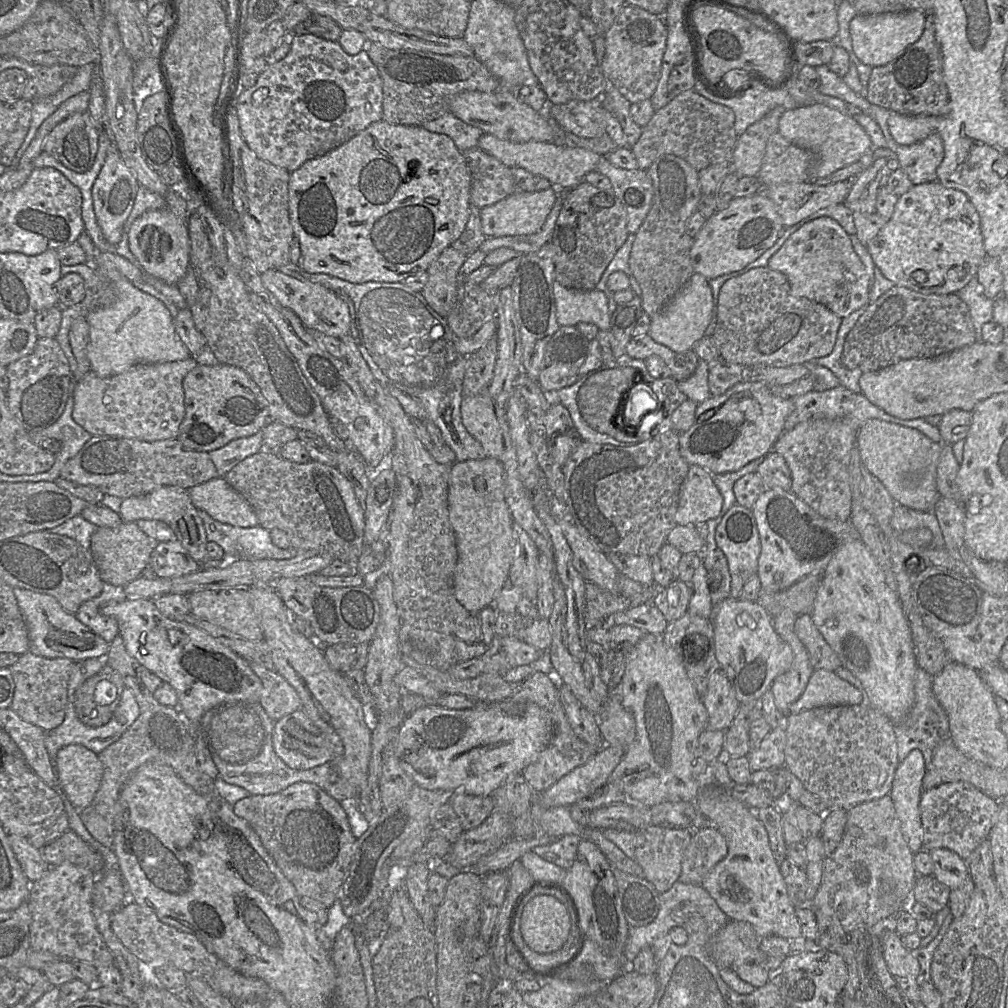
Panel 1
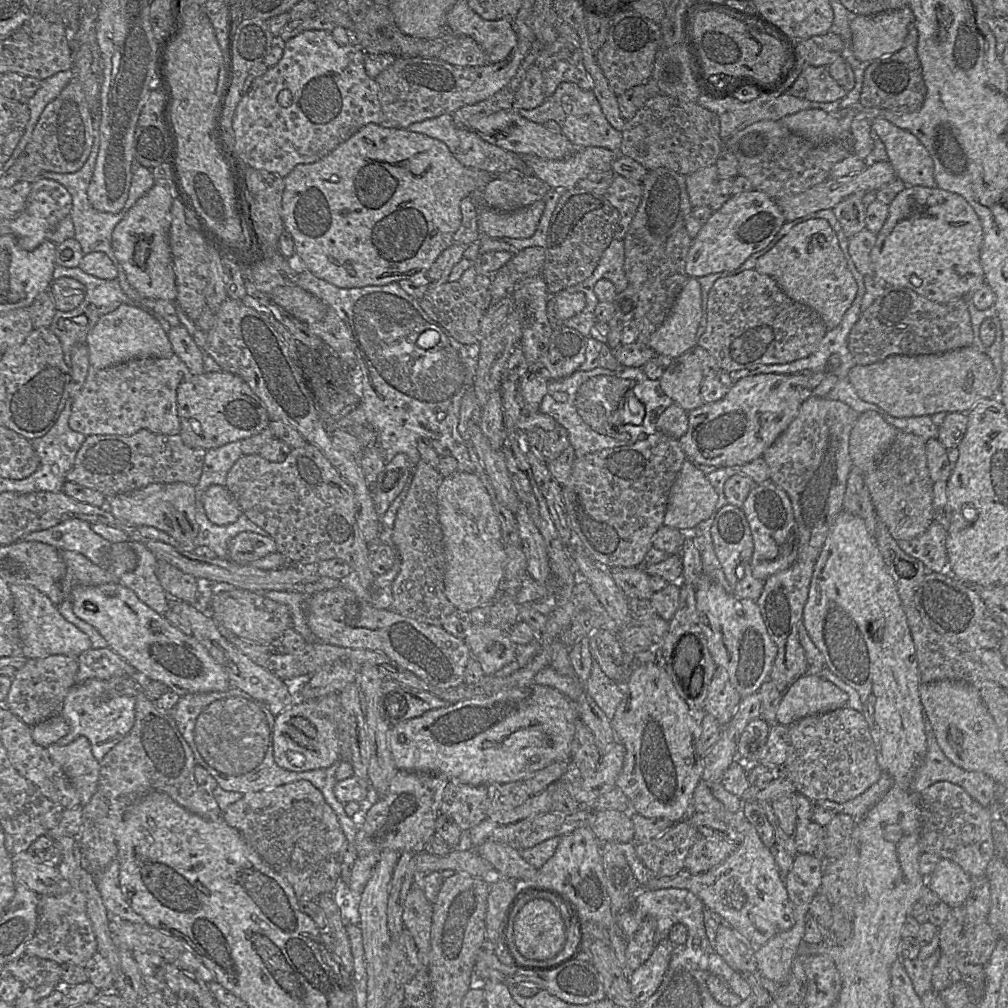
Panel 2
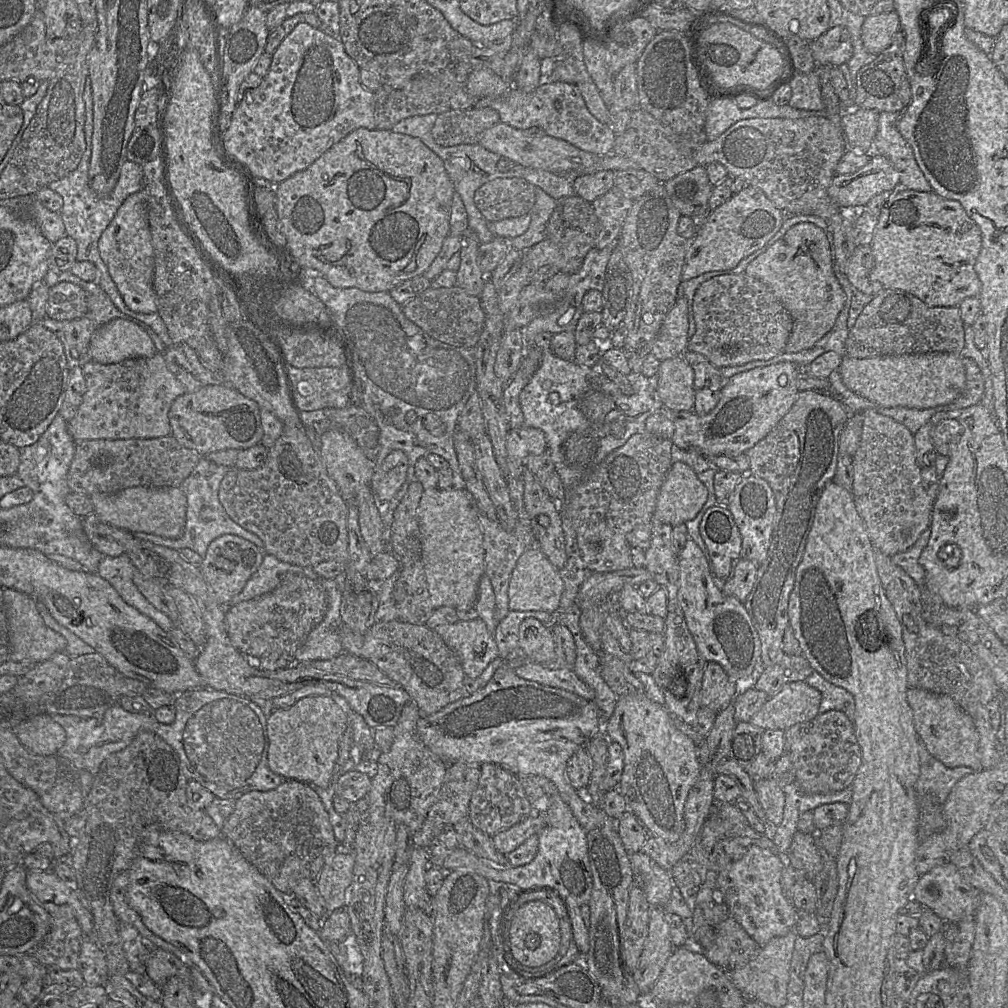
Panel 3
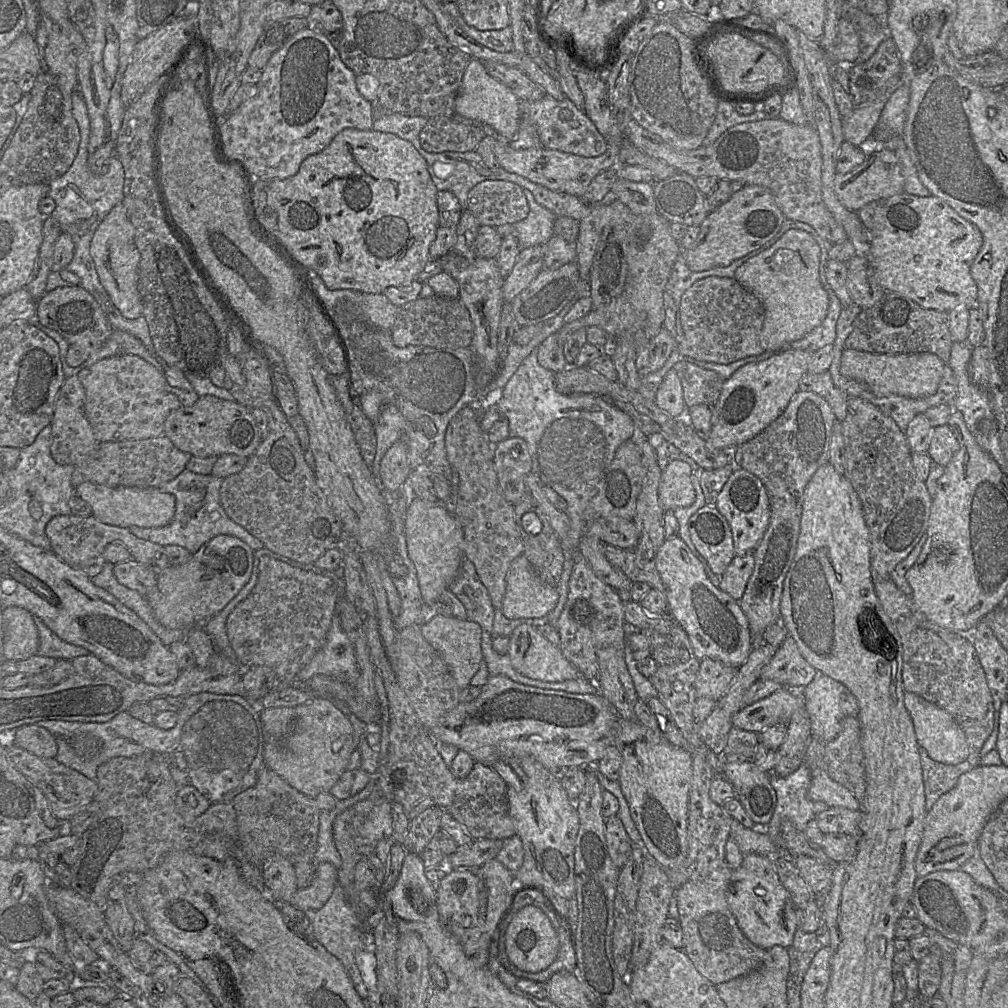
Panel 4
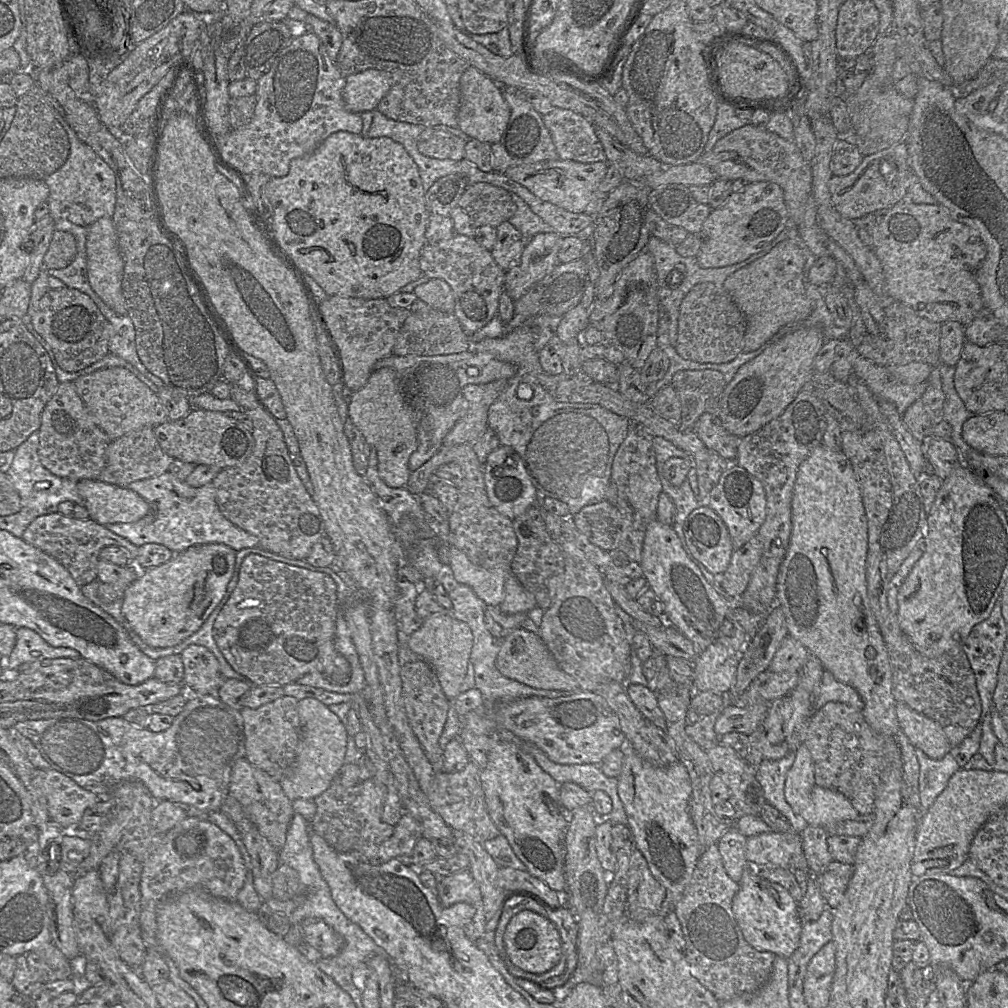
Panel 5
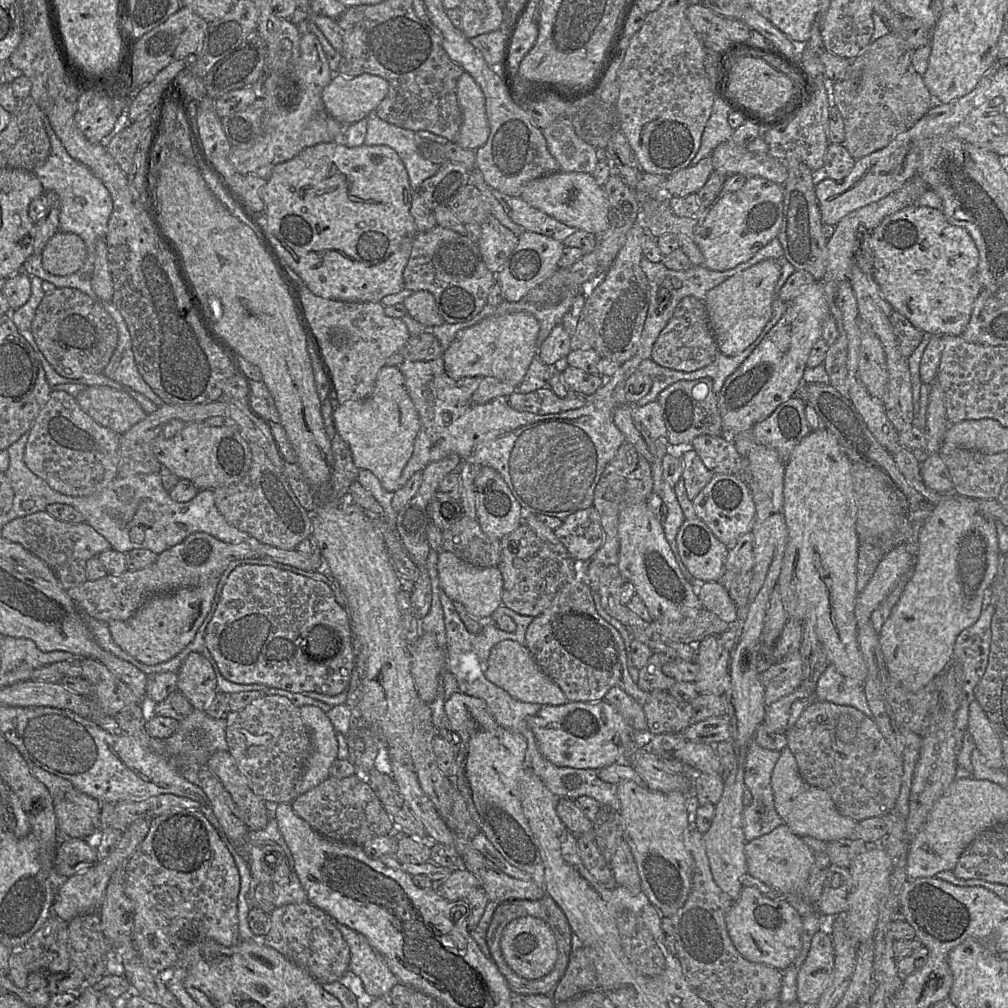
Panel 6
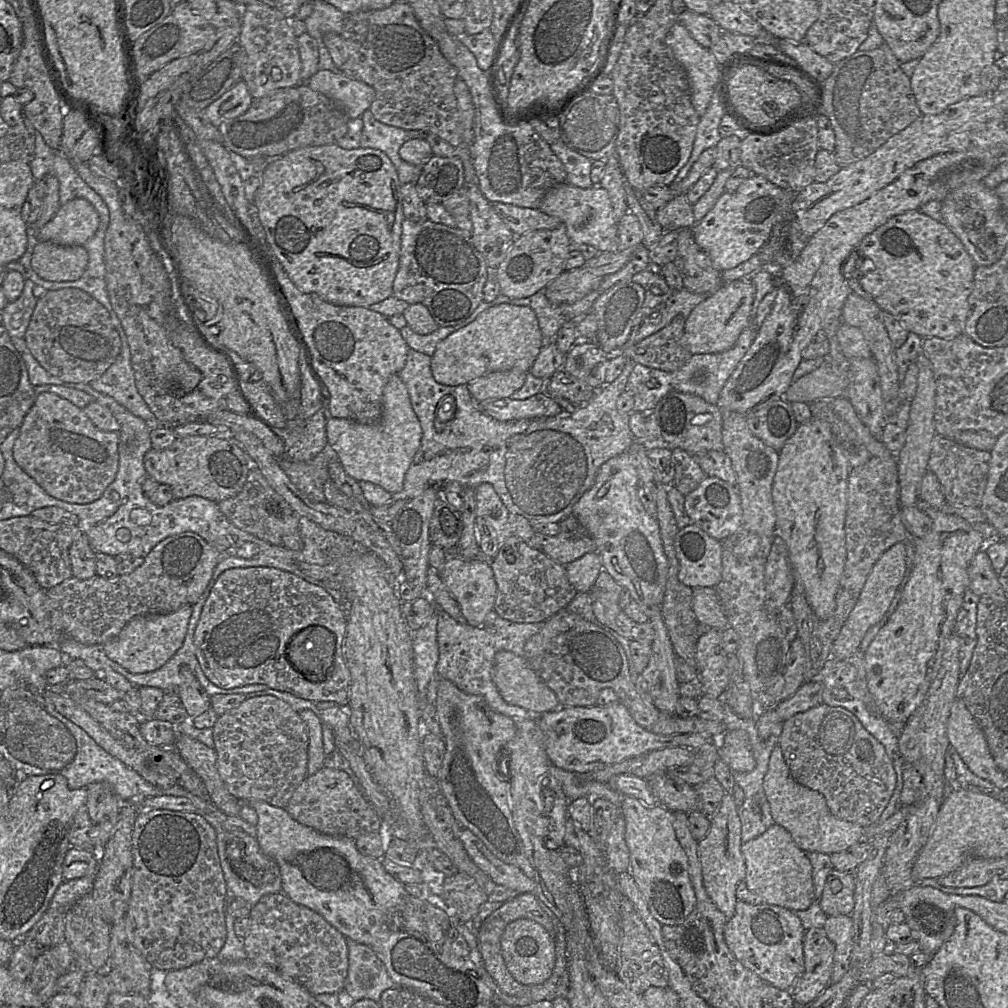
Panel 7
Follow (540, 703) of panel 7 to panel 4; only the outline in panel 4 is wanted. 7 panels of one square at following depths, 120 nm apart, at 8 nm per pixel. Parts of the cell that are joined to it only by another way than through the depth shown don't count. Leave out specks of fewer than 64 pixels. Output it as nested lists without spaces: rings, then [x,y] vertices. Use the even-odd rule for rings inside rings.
[[[522,624],[516,627],[509,640],[507,655],[519,673],[546,682],[561,682],[580,676],[560,647],[543,637],[536,627]]]

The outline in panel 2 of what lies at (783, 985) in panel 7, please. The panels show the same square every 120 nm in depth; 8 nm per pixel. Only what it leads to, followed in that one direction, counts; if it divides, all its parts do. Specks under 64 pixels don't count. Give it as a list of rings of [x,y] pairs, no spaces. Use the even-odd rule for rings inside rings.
[[[706,782],[697,785],[692,811],[711,813],[742,835],[737,849],[717,866],[698,874],[682,870],[675,876],[653,878],[642,888],[660,890],[685,889],[695,894],[706,909],[719,914],[745,937],[753,946],[763,946],[770,938],[790,929],[794,922],[794,910],[785,887],[784,878],[770,849],[761,841],[755,827],[745,818],[742,811],[730,812],[713,795]]]

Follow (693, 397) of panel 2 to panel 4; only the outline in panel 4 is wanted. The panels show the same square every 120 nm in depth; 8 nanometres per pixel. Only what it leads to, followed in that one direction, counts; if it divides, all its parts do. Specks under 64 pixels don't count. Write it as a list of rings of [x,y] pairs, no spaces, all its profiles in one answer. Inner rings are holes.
[[[674,368],[665,374],[656,393],[655,404],[673,418],[683,420],[683,415],[688,413],[681,381]]]

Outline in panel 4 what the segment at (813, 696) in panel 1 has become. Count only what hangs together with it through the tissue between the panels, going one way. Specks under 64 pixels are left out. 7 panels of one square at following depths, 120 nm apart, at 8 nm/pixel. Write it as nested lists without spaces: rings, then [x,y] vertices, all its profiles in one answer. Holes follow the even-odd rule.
[[[781,687],[766,698],[742,707],[733,717],[733,727],[760,733],[776,724],[787,724],[791,716],[804,707],[799,690]]]

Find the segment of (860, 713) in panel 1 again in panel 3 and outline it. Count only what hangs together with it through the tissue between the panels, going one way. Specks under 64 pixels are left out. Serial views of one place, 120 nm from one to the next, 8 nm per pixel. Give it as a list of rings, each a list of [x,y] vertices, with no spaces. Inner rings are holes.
[[[831,710],[785,731],[786,751],[792,759],[796,782],[807,794],[828,794],[850,788],[861,765],[861,748],[854,723],[842,711]]]

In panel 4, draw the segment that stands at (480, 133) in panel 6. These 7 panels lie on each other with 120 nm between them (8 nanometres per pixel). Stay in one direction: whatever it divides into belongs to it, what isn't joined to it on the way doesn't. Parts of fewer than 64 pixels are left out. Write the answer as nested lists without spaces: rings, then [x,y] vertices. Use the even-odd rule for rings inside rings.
[[[472,59],[465,69],[454,110],[457,115],[479,122],[488,136],[506,141],[514,139],[521,119],[521,101],[507,86],[490,76],[478,59]]]

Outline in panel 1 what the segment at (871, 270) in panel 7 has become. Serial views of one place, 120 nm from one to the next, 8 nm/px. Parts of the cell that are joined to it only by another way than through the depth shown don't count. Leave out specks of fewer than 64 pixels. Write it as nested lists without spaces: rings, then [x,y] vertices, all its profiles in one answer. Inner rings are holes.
[[[937,180],[913,185],[902,194],[892,217],[866,246],[875,266],[888,280],[897,286],[923,294],[957,293],[977,276],[978,269],[987,256],[981,220],[975,206],[964,192],[946,188]]]

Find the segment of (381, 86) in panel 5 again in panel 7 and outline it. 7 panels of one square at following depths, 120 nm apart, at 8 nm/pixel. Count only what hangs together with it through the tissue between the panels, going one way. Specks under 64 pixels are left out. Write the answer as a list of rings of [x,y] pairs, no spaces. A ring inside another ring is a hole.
[[[319,70],[311,76],[307,86],[337,102],[350,120],[360,118],[369,110],[375,98],[375,90],[370,85],[346,77],[340,72]]]

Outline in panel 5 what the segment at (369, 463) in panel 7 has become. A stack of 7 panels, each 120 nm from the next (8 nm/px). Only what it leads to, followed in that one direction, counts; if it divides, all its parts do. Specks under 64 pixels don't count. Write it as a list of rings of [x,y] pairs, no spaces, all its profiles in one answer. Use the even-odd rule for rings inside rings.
[[[389,367],[374,370],[364,387],[352,393],[348,410],[348,417],[377,451],[377,470],[382,482],[389,489],[405,488],[411,475],[409,458],[417,445],[417,417],[400,391],[396,372]]]

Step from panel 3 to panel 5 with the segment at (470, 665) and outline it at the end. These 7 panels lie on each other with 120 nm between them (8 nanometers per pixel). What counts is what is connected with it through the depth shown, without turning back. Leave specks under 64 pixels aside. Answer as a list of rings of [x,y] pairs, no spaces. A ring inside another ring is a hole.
[[[433,614],[422,622],[418,630],[407,639],[407,646],[418,656],[430,664],[434,670],[441,688],[448,700],[454,701],[460,694],[460,686],[468,671],[470,654],[473,646],[473,634],[468,624],[457,620],[452,615]]]

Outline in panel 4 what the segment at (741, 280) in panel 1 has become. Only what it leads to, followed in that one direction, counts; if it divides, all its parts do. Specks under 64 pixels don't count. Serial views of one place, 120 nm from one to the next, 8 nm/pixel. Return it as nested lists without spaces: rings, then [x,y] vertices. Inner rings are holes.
[[[707,277],[695,282],[682,295],[679,320],[683,338],[677,348],[685,358],[730,364],[765,351],[760,345],[764,307],[753,293],[734,278]]]

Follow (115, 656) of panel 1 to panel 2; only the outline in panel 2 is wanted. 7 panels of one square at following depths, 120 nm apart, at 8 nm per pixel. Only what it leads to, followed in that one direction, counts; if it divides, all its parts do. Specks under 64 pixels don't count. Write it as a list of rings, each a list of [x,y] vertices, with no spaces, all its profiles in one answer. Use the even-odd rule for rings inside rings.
[[[142,690],[135,697],[135,722],[130,732],[100,761],[99,780],[96,792],[82,810],[82,828],[79,843],[82,854],[82,868],[95,879],[118,854],[119,827],[124,814],[137,801],[152,792],[162,792],[171,797],[186,810],[207,819],[222,816],[212,793],[201,788],[194,777],[195,759],[193,752],[178,729],[169,711],[158,709],[154,701],[147,698]]]

